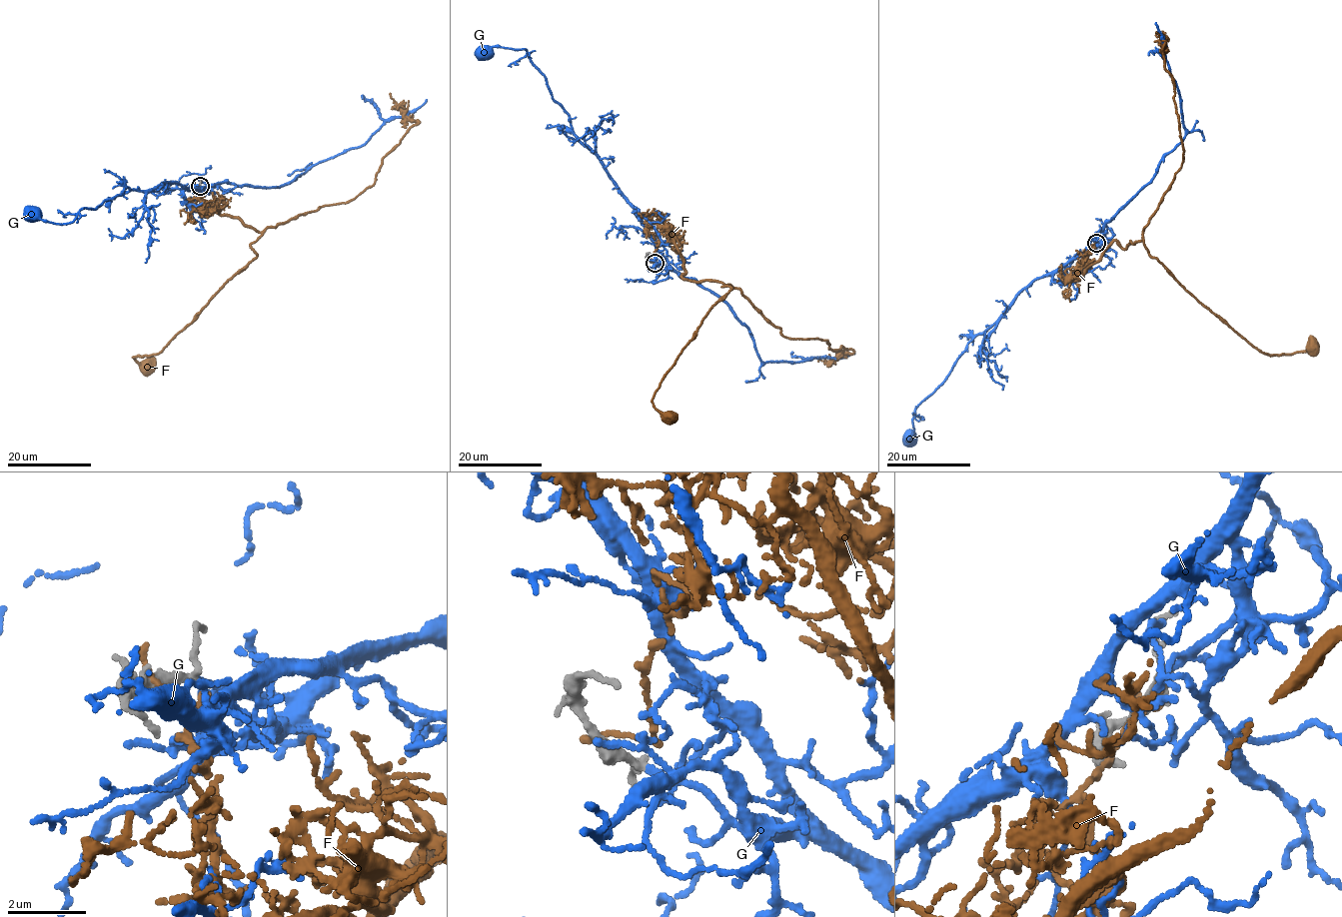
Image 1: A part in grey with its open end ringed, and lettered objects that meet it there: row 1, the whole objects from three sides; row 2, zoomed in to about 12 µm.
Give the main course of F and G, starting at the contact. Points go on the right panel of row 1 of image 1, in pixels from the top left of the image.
F: (1092, 247), (1082, 273), (1115, 240), (1124, 249), (1142, 240), (1195, 299), (1262, 352), (1310, 348)
G: (1096, 243), (1034, 280), (990, 328), (977, 334), (947, 379), (916, 407), (914, 430), (906, 442), (906, 438)

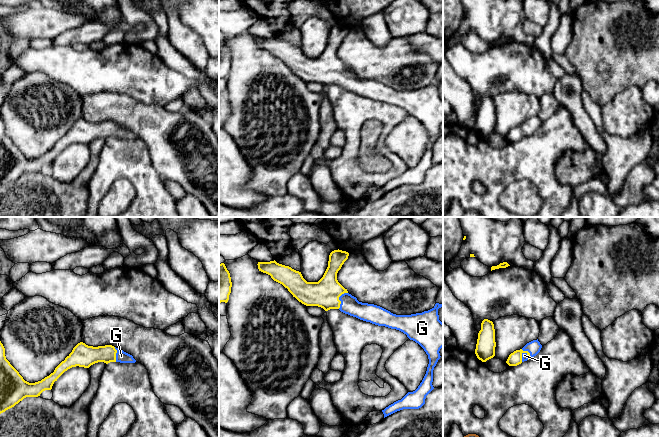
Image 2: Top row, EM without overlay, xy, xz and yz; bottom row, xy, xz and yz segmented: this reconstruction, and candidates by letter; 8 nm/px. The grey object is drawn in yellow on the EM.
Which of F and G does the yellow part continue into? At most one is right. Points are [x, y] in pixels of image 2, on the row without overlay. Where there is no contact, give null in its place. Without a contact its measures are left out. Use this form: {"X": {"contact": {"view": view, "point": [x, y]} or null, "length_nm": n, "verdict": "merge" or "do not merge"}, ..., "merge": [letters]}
{"F": {"contact": null, "verdict": "do not merge"}, "G": {"contact": {"view": "xz", "point": [338, 75]}, "length_nm": 150, "verdict": "merge"}, "merge": ["G"]}

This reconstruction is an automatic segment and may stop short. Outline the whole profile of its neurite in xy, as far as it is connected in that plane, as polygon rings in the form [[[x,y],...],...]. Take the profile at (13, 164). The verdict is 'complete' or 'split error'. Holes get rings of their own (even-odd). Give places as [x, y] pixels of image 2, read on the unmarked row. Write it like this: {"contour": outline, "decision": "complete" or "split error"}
{"contour": [[[0,117],[0,190],[26,173],[38,173],[43,167],[51,166],[54,158],[68,145],[76,142],[89,144],[98,138],[135,139],[136,136],[112,121],[93,123],[80,118],[53,149],[41,157],[29,159],[6,135],[5,124]]], "decision": "split error"}

